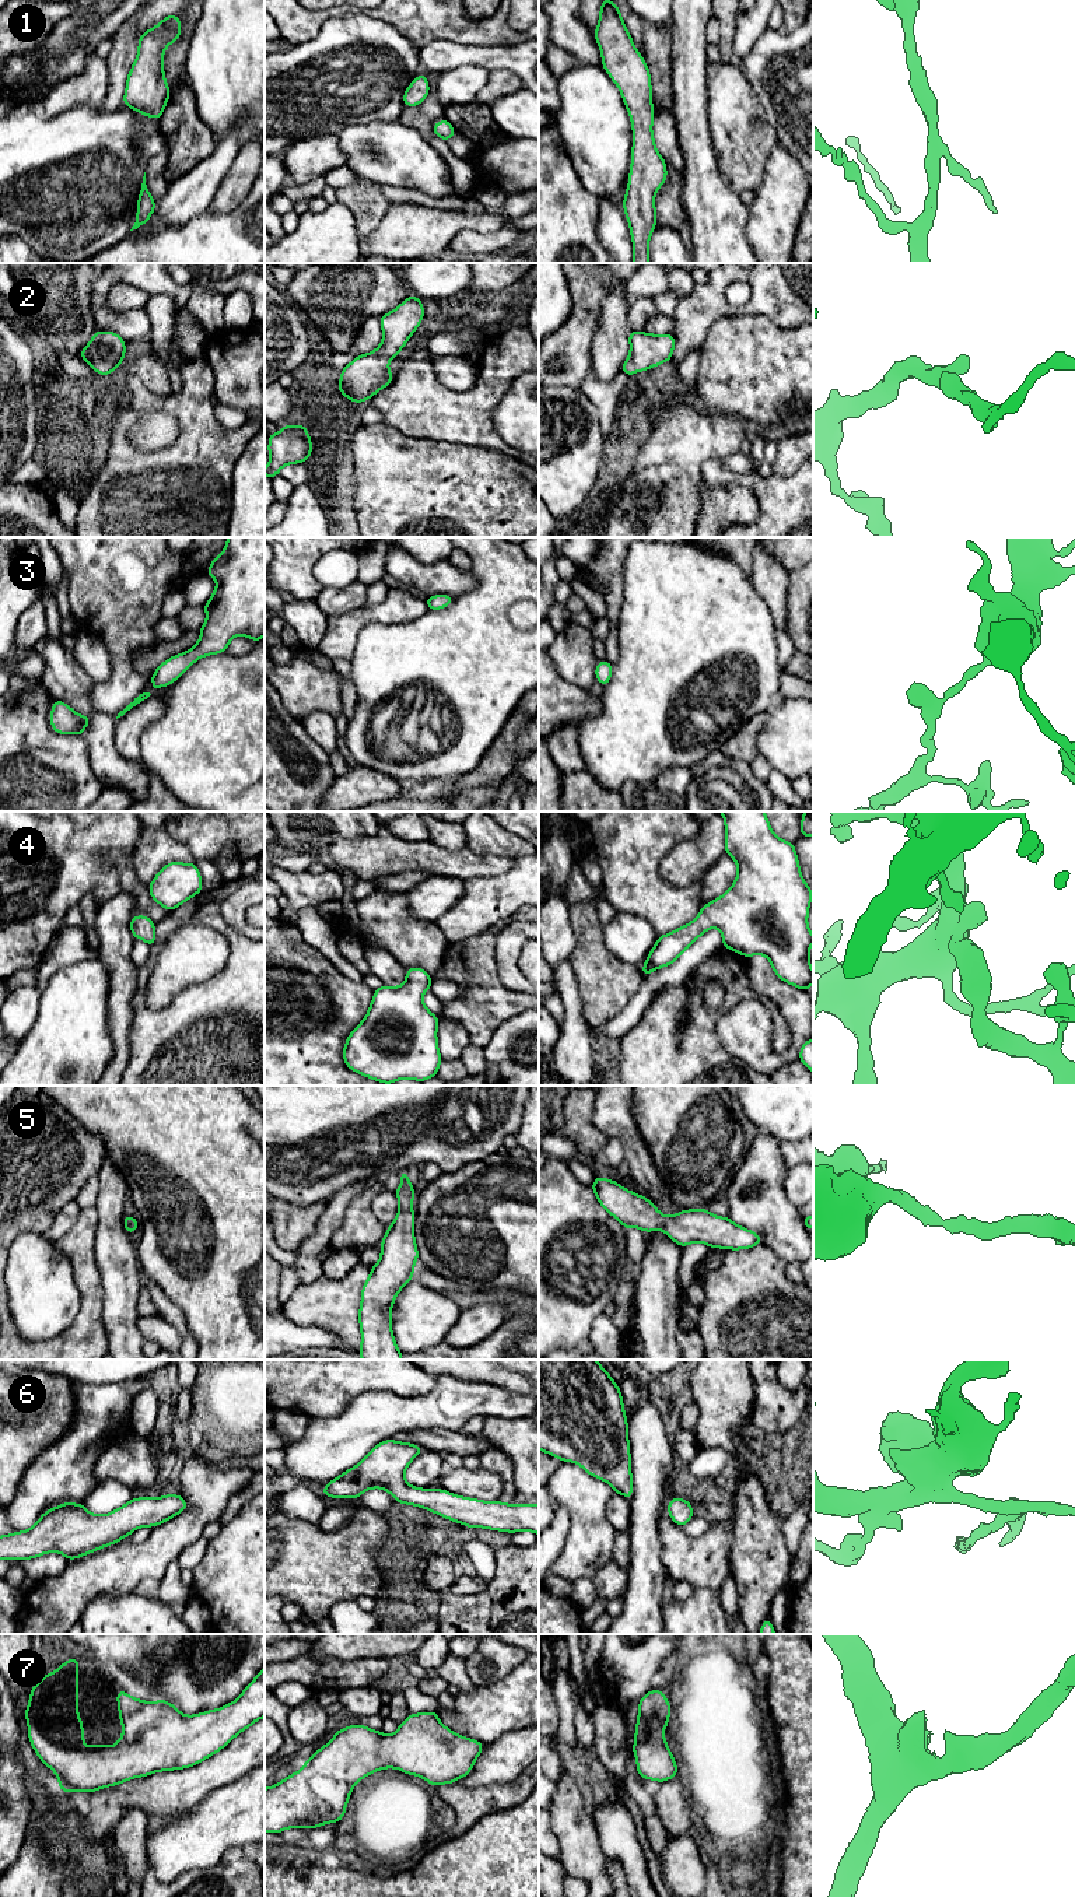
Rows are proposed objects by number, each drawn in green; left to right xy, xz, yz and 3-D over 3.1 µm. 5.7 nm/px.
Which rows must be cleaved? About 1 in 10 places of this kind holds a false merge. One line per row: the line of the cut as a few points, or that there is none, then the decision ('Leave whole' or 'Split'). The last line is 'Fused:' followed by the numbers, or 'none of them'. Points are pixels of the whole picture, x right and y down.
1: No split. Leave whole
2: No split. Leave whole
3: No split. Leave whole
4: No split. Leave whole
5: No split. Leave whole
6: No split. Leave whole
7: No split. Leave whole
Fused: none of them

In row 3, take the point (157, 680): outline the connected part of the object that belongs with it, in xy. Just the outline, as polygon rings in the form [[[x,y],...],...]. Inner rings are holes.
[[[228,537],[224,551],[214,557],[206,574],[217,581],[210,600],[203,606],[207,618],[199,628],[202,637],[193,648],[168,658],[151,676],[154,690],[171,685],[197,659],[227,651],[234,637],[260,642],[265,635],[265,537]]]

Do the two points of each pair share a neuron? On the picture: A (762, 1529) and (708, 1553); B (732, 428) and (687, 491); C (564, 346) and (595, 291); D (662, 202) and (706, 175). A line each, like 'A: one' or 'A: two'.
A: two
B: one
C: one
D: two

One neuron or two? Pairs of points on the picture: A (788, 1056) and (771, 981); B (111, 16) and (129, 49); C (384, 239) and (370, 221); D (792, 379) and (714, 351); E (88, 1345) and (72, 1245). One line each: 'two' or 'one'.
A: one
B: two
C: two
D: one
E: one

